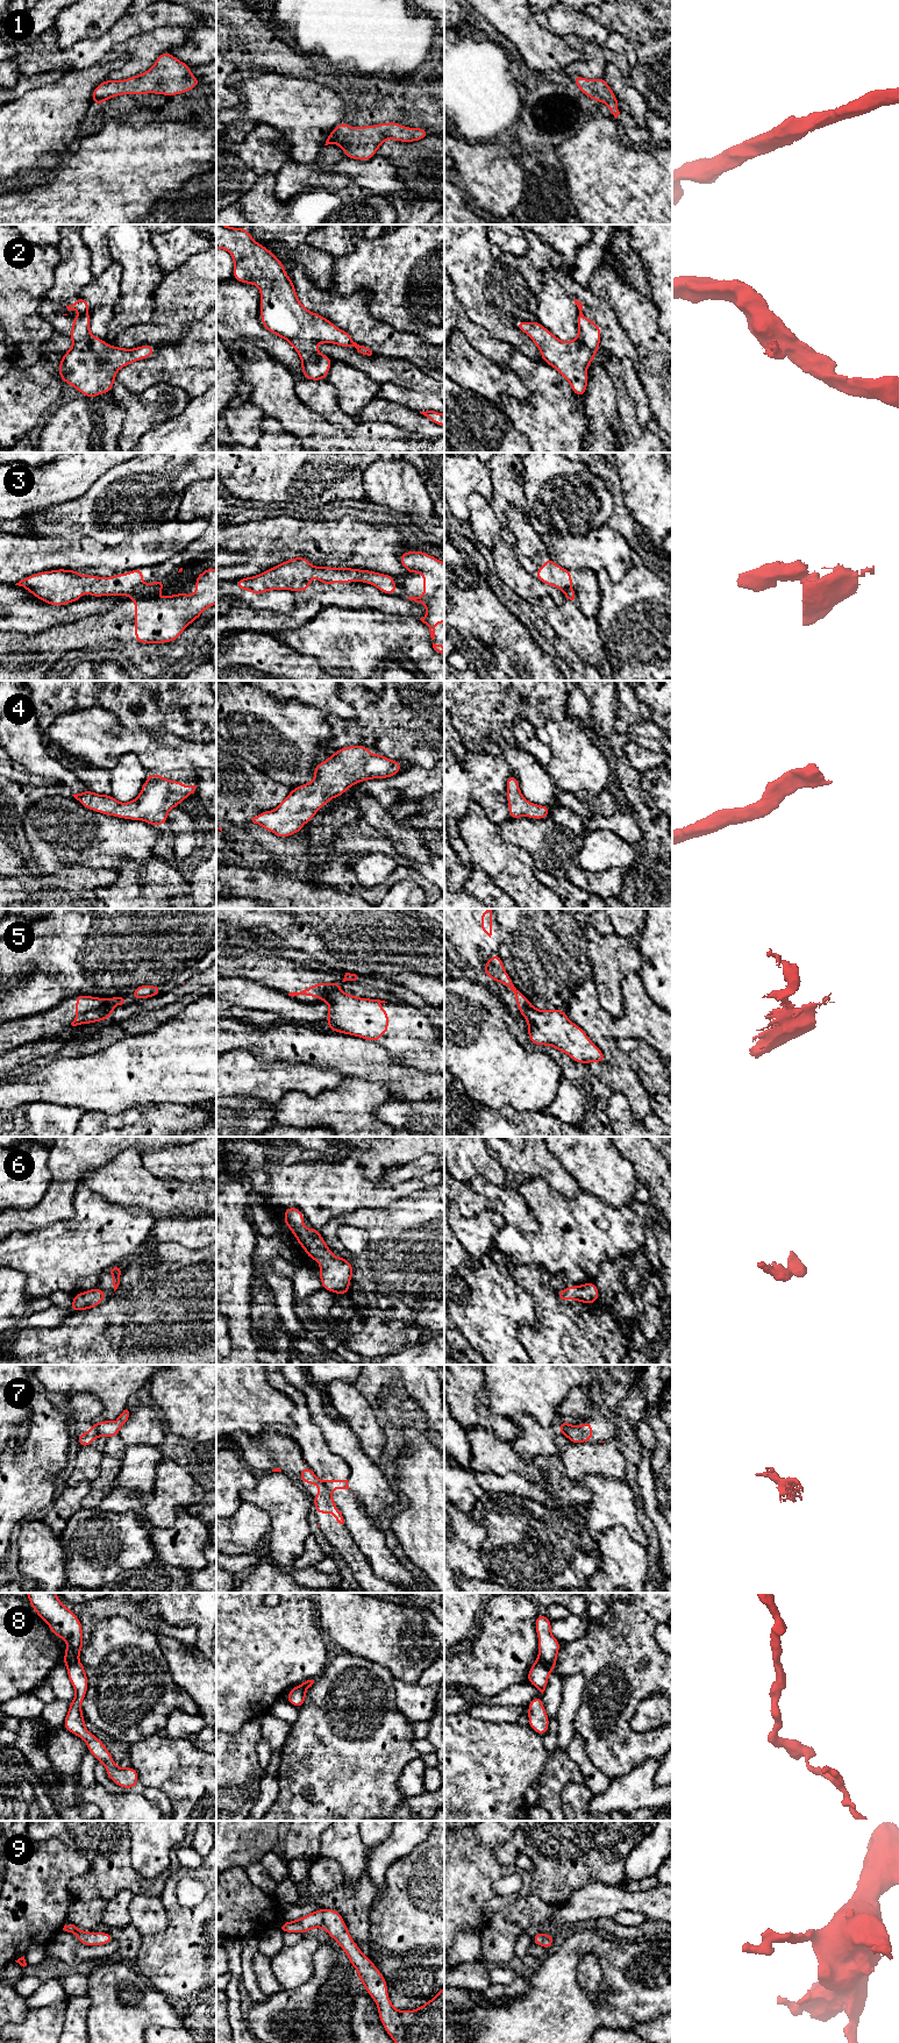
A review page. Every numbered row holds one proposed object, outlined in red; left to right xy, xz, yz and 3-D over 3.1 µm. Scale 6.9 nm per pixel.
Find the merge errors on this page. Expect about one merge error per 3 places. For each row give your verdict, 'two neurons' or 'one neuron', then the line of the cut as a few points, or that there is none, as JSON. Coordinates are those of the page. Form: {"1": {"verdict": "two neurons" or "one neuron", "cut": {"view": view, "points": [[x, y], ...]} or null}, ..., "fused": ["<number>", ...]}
{"1": {"verdict": "one neuron", "cut": null}, "2": {"verdict": "one neuron", "cut": null}, "3": {"verdict": "two neurons", "cut": {"view": "xy", "points": [[138, 584], [128, 593]]}}, "4": {"verdict": "one neuron", "cut": null}, "5": {"verdict": "two neurons", "cut": {"view": "xy", "points": [[107, 999], [102, 1006], [88, 1009], [84, 1012]]}}, "6": {"verdict": "one neuron", "cut": null}, "7": {"verdict": "two neurons", "cut": {"view": "xz", "points": [[322, 1481], [333, 1501]]}}, "8": {"verdict": "two neurons", "cut": {"view": "yz", "points": [[537, 1659], [549, 1672]]}}, "9": {"verdict": "one neuron", "cut": null}, "fused": ["3", "5", "7", "8"]}

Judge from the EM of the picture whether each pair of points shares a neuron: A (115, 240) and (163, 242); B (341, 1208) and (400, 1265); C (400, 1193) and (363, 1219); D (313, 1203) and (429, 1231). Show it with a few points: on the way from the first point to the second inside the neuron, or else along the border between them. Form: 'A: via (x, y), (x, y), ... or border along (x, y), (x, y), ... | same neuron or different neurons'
A: border along (150, 236), (157, 264), (161, 268) | different neurons
B: border along (350, 1210), (330, 1218), (322, 1226) | different neurons
C: border along (377, 1208), (357, 1208), (350, 1211) | different neurons
D: border along (402, 1197), (378, 1209) | different neurons

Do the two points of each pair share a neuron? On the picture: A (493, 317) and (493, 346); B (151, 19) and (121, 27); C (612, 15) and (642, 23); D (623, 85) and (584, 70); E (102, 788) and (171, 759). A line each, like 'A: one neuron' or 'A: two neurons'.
A: two neurons
B: one neuron
C: one neuron
D: two neurons
E: two neurons

